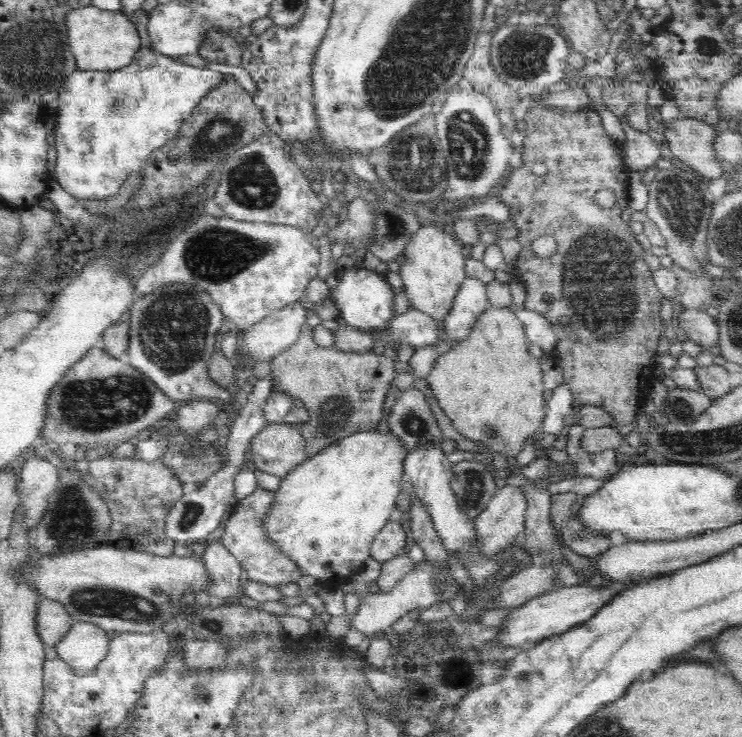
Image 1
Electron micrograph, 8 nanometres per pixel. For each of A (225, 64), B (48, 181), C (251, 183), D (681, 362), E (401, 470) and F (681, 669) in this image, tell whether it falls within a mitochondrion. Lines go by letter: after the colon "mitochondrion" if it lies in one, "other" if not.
A: other
B: other
C: mitochondrion
D: other
E: other
F: other

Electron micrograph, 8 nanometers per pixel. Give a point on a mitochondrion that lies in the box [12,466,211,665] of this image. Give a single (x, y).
(72, 521)

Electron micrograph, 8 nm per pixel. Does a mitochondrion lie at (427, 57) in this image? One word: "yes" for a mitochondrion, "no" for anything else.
yes

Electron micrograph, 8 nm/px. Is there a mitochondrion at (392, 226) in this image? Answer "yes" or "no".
yes

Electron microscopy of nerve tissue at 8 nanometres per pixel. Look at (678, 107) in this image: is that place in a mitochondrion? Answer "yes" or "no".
no

